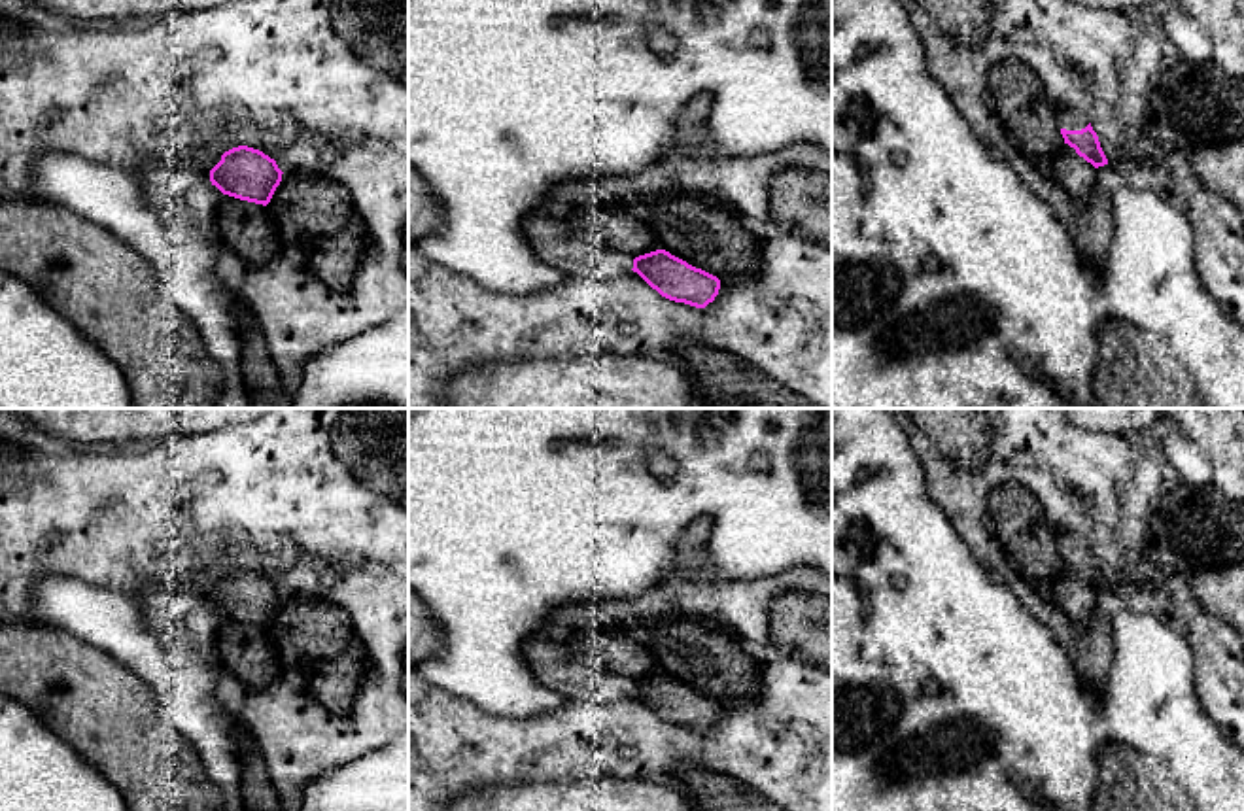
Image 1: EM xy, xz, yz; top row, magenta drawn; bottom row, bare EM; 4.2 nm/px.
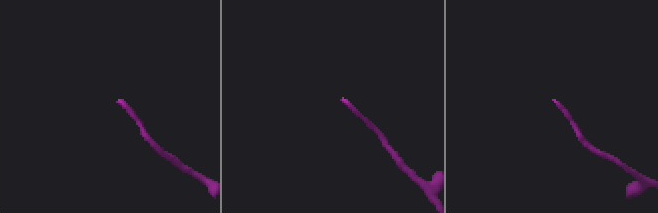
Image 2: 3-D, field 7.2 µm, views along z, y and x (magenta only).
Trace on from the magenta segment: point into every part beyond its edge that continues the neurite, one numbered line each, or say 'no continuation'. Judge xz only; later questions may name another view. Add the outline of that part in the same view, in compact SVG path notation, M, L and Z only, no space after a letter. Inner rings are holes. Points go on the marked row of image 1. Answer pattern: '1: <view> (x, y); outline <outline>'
no continuation

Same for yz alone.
1: yz (1069, 118); outline M1057 106L1057 121L1061 129L1081 130L1089 125L1087 115L1078 108Z

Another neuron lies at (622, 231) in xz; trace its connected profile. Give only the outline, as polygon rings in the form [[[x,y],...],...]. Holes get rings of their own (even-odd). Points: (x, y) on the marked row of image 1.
[[[592,208],[577,212],[575,219],[586,233],[601,236],[616,251],[631,259],[662,250],[654,231],[643,219],[626,210],[599,210]]]

